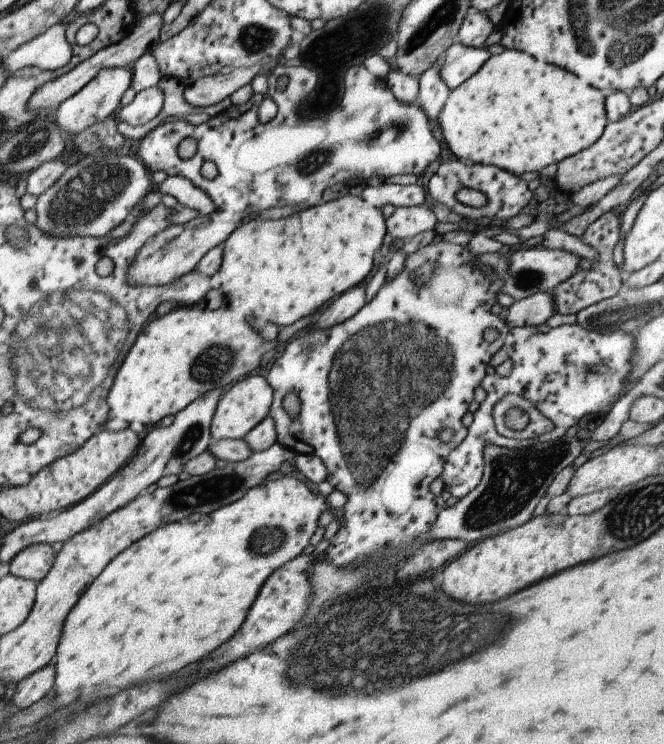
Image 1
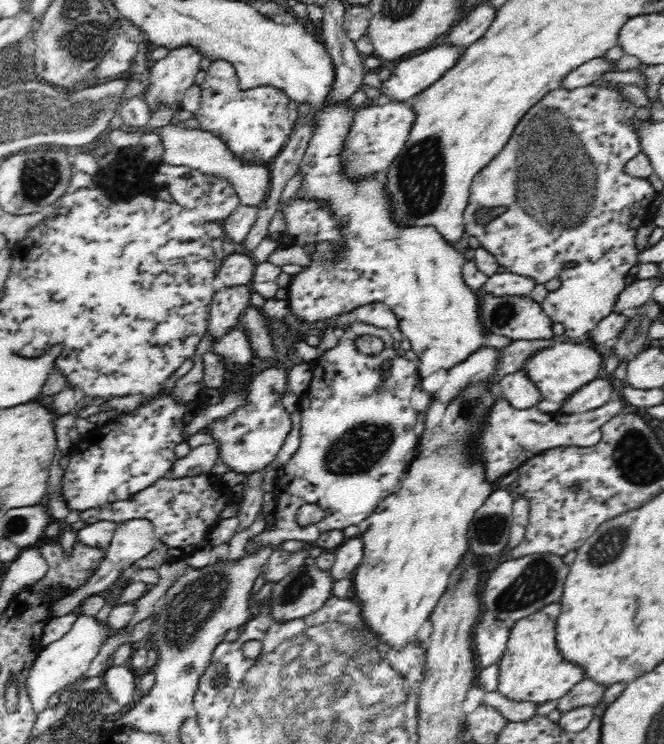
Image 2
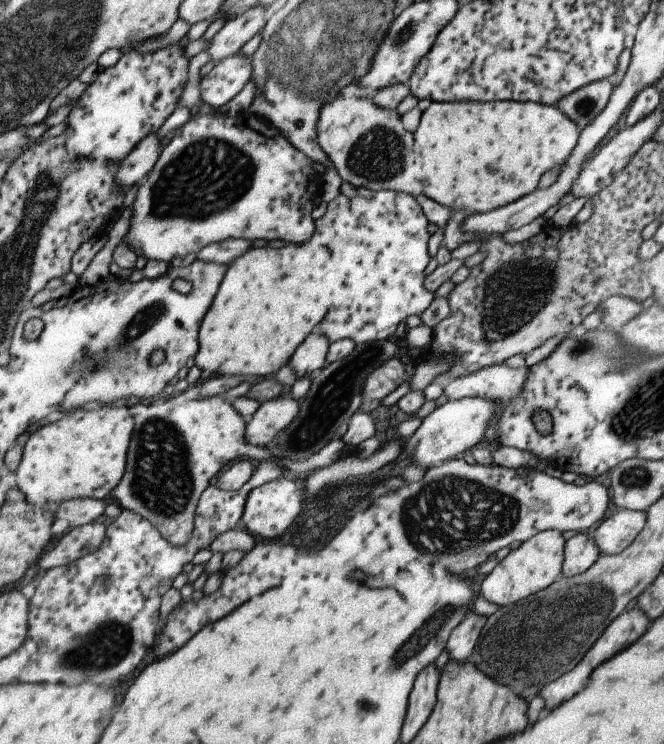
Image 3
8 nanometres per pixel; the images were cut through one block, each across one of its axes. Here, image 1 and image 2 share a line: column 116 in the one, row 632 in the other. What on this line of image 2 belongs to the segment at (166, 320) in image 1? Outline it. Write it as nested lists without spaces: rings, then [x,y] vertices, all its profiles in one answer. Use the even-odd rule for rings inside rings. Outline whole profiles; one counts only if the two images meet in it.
[[[490,378],[466,385],[448,402],[438,426],[428,436],[426,448],[410,464],[403,475],[401,488],[390,498],[394,502],[378,512],[380,520],[374,522],[362,533],[364,558],[353,571],[351,582],[362,607],[364,607],[364,628],[372,629],[375,638],[386,639],[388,645],[396,648],[409,647],[416,641],[418,630],[430,617],[437,601],[448,588],[448,578],[462,556],[468,550],[468,526],[474,512],[494,492],[494,484],[487,478],[487,462],[480,453],[480,436],[488,424],[488,416],[498,400],[504,399],[504,391]]]

